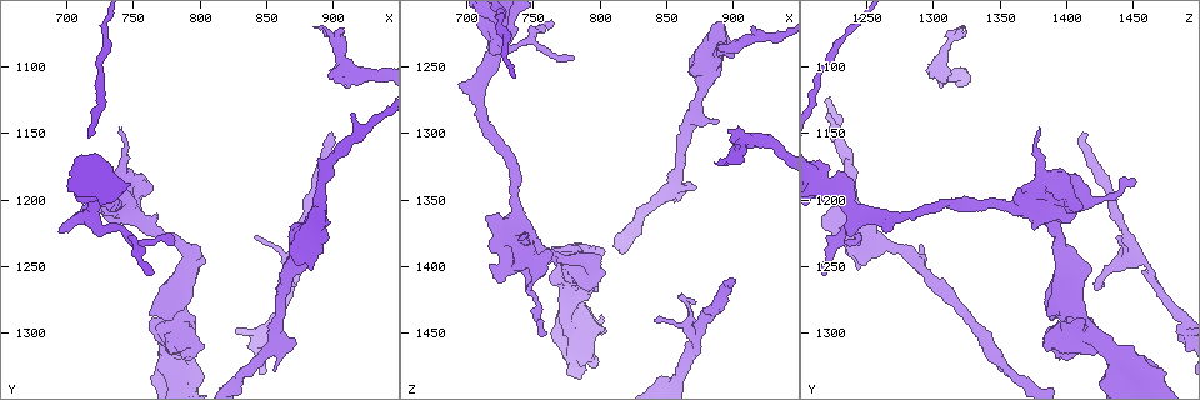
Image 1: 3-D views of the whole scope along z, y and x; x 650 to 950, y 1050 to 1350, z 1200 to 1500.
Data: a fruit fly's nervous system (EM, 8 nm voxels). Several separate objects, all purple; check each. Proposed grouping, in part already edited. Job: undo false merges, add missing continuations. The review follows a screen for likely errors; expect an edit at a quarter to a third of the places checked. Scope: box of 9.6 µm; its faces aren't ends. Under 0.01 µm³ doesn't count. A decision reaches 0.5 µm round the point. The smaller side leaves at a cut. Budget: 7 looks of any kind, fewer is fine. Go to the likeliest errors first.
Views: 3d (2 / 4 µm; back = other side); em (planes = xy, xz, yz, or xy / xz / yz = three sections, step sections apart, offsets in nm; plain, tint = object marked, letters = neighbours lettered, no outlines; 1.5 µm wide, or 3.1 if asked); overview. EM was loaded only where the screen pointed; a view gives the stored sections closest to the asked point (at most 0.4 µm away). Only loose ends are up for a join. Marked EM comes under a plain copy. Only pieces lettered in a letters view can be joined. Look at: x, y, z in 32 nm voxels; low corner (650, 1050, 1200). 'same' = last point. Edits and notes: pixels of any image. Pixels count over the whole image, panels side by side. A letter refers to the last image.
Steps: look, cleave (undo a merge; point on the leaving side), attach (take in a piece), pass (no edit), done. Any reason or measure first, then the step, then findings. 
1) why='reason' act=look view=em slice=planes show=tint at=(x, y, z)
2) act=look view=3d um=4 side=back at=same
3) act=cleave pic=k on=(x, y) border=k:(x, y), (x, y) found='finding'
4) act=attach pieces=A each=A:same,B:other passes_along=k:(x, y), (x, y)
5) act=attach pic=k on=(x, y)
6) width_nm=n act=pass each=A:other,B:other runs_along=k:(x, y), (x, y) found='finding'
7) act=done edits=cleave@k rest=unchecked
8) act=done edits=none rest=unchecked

why='a fork' act=look view=em slice=planes show=letters at=(870, 1246, 1458)

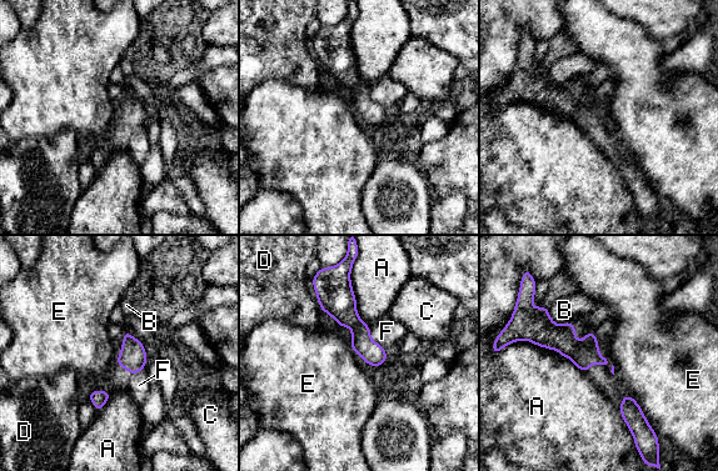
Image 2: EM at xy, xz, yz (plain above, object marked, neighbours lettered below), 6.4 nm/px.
longest_contact=A:500nm act=pass each=A:other,B:other,C:other,D:other,E:other,F:other border=2:(624, 394), (636, 401), (648, 422) found='all the same neuron'

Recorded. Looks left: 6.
why='thick turns thin' act=look view=3d um=4 side=back at=(794, 1248, 1402)

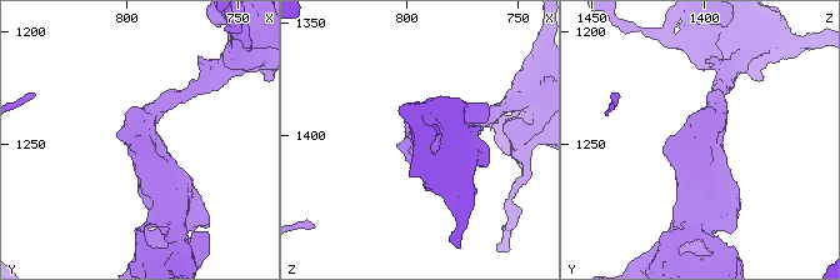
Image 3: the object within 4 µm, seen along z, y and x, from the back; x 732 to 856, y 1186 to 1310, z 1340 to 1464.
why='need the tissue' act=look view=em slice=planes show=letters at=(793, 1246, 1401)

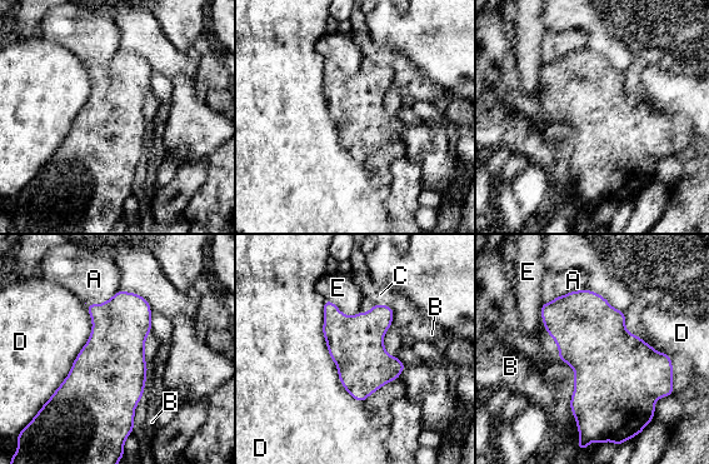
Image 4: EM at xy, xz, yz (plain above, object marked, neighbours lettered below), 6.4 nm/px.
act=pass each=A:other,B:other,C:other,D:other,E:other border=4:(85, 303), (90, 337), (44, 404) found='one neuron here'

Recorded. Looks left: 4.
why='thin end' act=look view=em slice=xz step=4 show=tint at=(694, 1224, 1264)

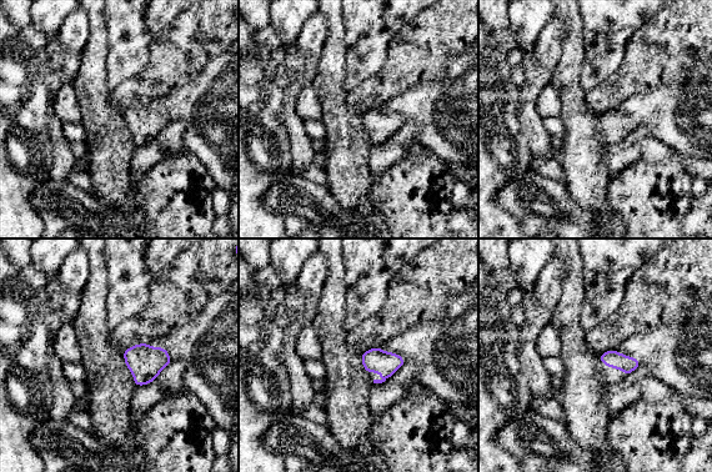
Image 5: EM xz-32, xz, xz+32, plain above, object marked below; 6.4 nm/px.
act=look view=em slice=planes show=letters at=same

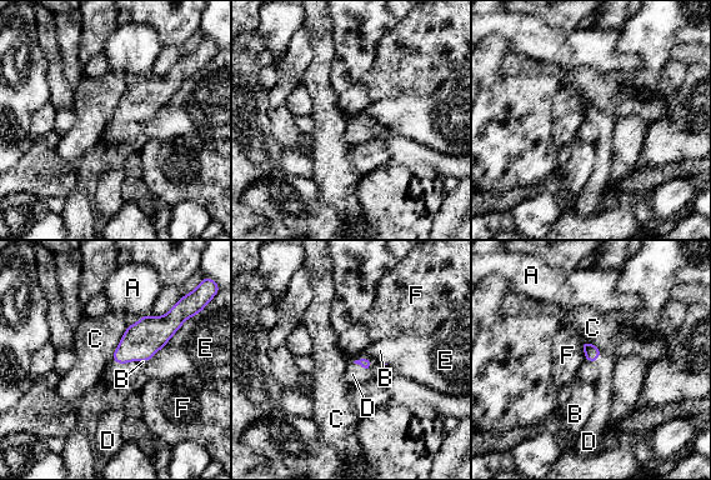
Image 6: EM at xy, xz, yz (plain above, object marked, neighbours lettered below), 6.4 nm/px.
act=attach pieces=D each=A:other,B:other,C:other,D:same,E:other,F:other passes_along=6:(362, 363), (361, 366), (355, 374) found='it goes on there'

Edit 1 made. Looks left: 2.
act=done edits=attach@6 rest=unchecked

